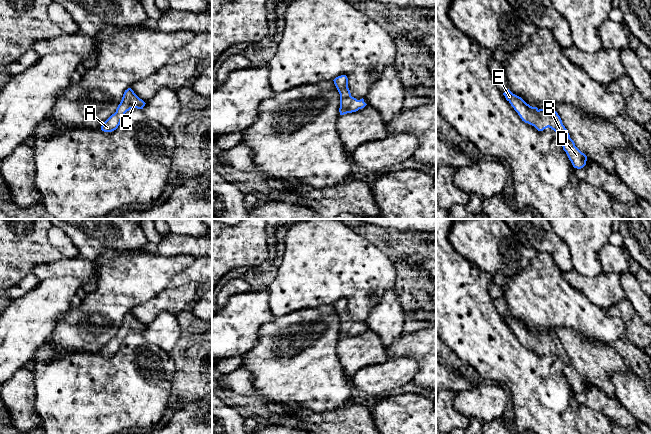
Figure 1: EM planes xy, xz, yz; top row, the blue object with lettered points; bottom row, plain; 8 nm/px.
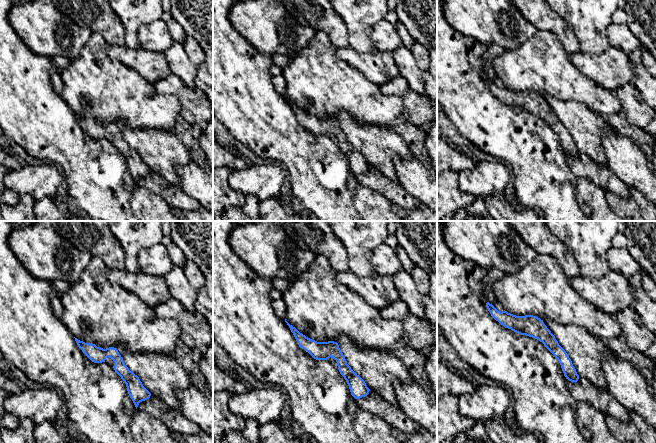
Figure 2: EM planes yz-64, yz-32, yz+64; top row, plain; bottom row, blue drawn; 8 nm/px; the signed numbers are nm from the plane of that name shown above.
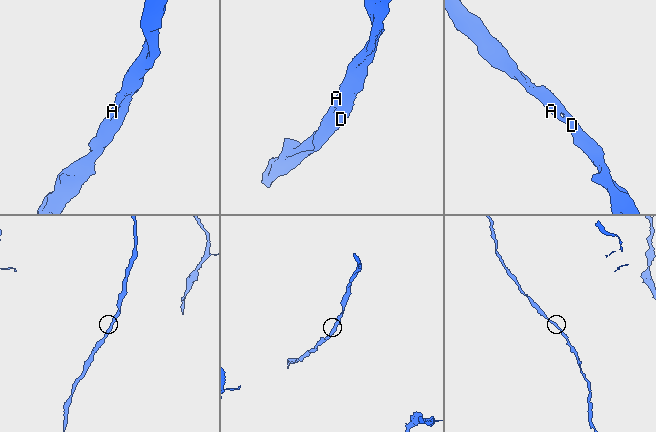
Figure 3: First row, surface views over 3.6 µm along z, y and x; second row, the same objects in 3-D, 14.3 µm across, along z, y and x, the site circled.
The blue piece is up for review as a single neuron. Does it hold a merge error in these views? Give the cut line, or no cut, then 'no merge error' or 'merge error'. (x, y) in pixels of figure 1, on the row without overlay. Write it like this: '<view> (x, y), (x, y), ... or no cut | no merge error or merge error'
no cut | no merge error

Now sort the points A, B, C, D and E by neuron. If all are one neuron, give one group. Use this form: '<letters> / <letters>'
A B C D E

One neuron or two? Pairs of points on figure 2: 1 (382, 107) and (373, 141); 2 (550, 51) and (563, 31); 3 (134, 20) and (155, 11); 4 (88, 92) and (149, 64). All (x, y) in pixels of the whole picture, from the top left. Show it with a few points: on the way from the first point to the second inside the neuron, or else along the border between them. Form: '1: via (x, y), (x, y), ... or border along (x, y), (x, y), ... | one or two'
1: border along (355, 118), (359, 123), (378, 124), (391, 128) | two
2: border along (538, 29), (551, 31), (561, 42), (568, 54) | two
3: via (139, 15), (143, 11), (150, 11) | one
4: border along (114, 59), (134, 69), (152, 84) | two

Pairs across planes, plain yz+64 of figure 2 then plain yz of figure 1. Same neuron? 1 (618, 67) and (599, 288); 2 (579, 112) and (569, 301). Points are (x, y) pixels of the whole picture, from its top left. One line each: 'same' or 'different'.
1: same
2: different

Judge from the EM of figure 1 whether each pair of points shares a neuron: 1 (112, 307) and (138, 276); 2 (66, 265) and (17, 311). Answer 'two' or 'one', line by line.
1: one
2: two

